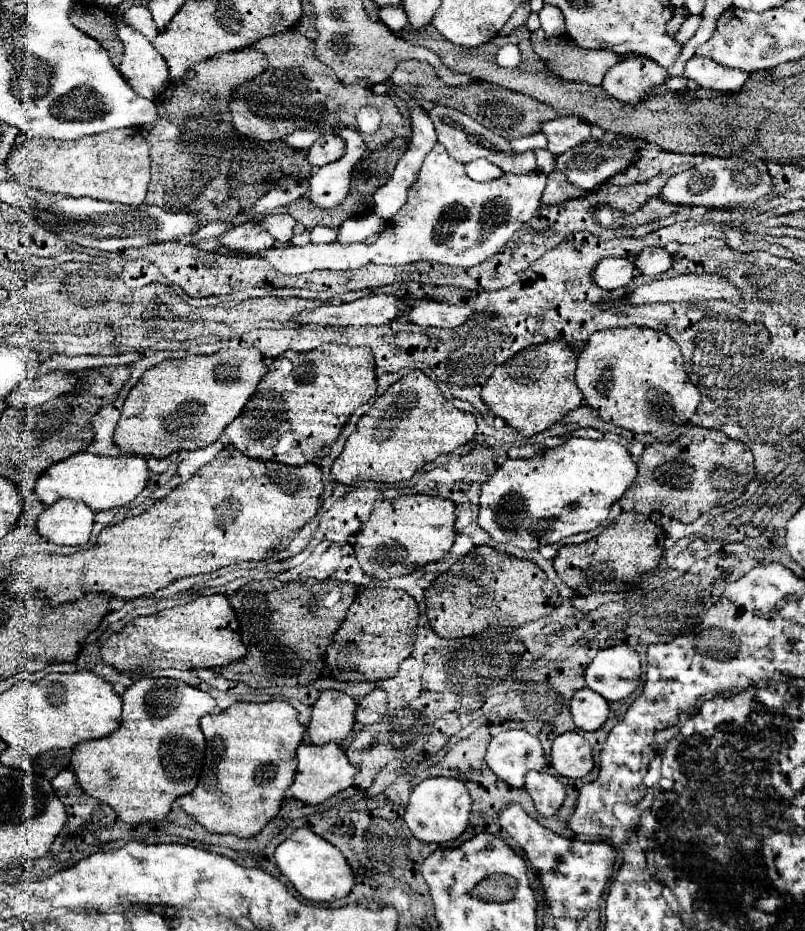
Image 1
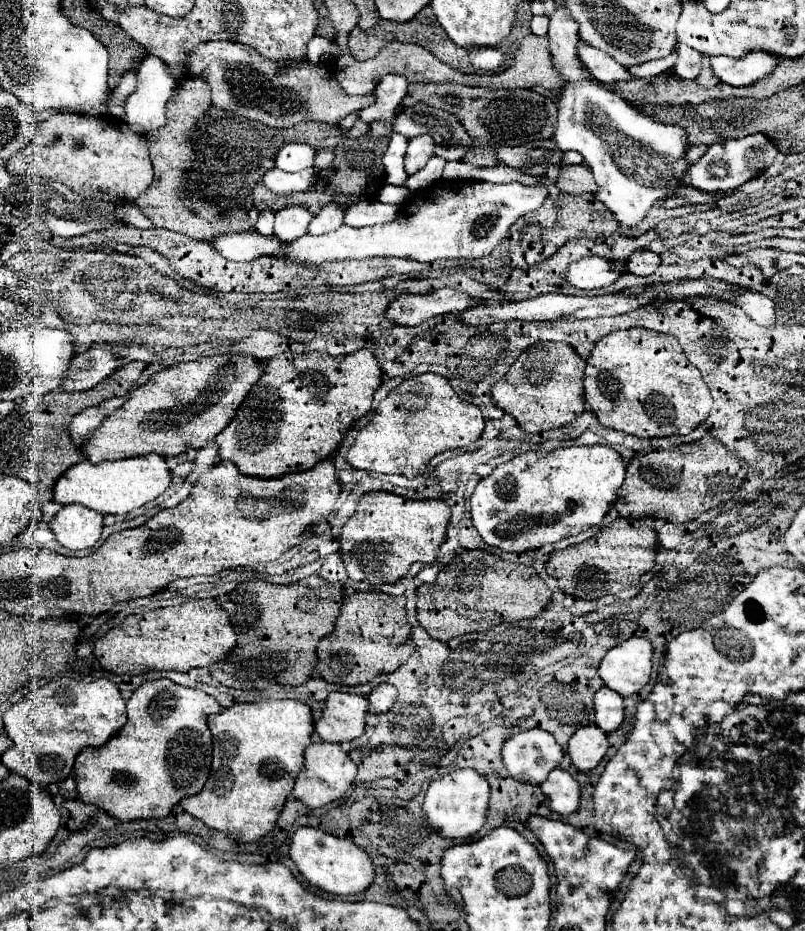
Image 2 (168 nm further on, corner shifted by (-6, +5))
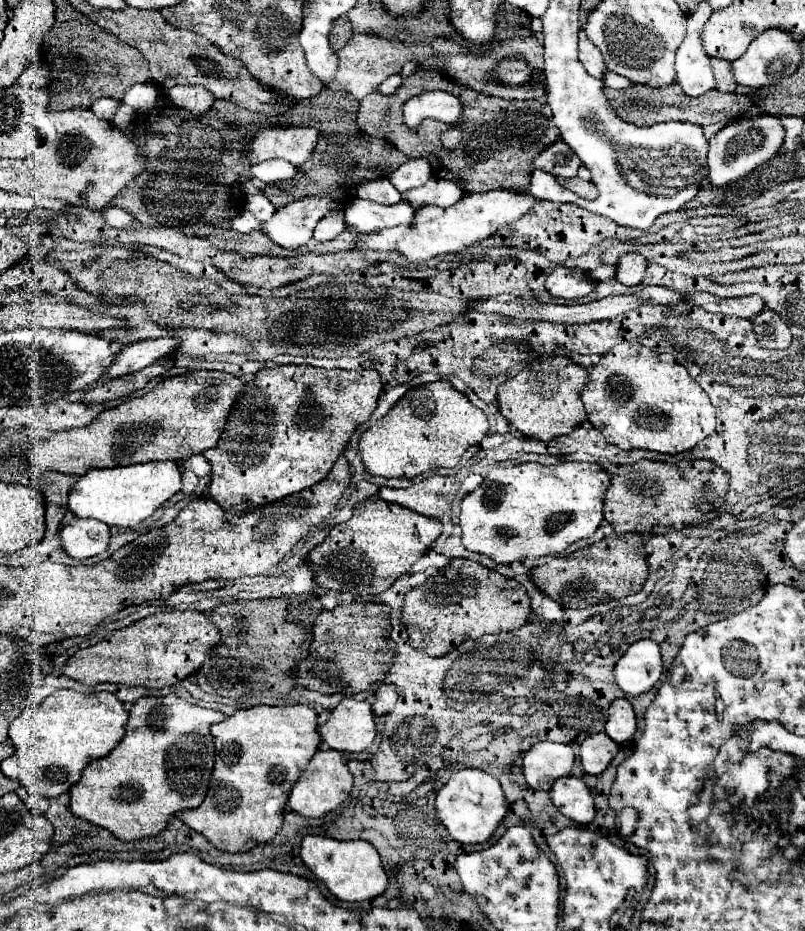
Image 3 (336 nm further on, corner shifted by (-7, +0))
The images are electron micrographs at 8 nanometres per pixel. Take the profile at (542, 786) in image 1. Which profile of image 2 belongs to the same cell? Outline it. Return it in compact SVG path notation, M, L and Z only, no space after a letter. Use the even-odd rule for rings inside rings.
M561 768L549 772L547 780L541 784L541 790L549 808L561 816L573 814L579 806L579 784L569 772Z

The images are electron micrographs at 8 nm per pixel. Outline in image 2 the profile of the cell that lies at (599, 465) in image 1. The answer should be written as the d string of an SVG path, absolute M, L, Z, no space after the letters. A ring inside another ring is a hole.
M567 446L551 452L523 452L513 460L497 466L491 476L483 478L471 496L471 520L481 538L505 552L537 550L545 544L559 542L569 534L579 534L597 526L617 500L617 490L625 480L625 460L607 446Z

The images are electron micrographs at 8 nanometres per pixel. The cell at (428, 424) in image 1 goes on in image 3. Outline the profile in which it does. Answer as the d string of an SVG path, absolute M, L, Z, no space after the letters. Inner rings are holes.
M450 381L424 383L410 389L374 427L366 429L358 453L368 473L412 479L436 467L456 467L464 451L488 433L488 419Z

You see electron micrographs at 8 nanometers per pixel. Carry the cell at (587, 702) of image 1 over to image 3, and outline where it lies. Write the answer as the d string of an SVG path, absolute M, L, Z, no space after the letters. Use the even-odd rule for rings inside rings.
M618 699L612 703L606 723L606 733L616 743L626 743L636 733L636 713L628 699Z

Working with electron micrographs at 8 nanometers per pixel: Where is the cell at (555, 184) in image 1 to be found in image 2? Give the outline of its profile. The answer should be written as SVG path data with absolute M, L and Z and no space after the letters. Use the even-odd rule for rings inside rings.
M583 164L563 166L559 170L555 186L563 194L571 194L571 196L579 196L579 194L585 194L585 192L597 192L597 182L593 178L593 172Z

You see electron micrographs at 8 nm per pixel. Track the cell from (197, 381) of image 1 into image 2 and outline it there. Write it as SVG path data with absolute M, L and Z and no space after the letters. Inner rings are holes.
M219 354L167 366L155 372L147 384L133 390L127 402L105 418L95 436L83 442L83 452L93 464L99 464L103 460L121 460L149 452L167 458L183 454L189 448L203 448L229 426L239 404L261 374L261 362L241 354Z

